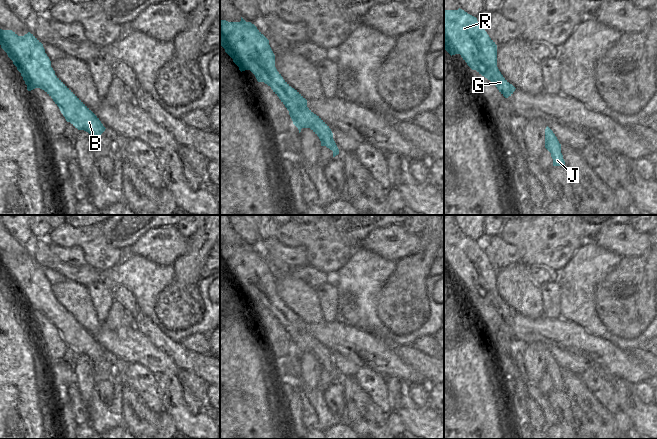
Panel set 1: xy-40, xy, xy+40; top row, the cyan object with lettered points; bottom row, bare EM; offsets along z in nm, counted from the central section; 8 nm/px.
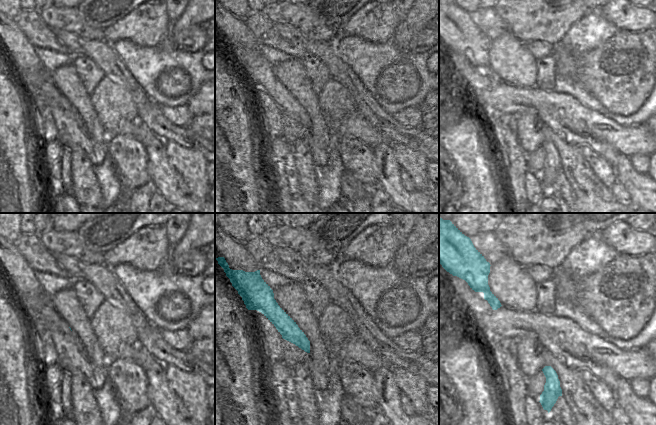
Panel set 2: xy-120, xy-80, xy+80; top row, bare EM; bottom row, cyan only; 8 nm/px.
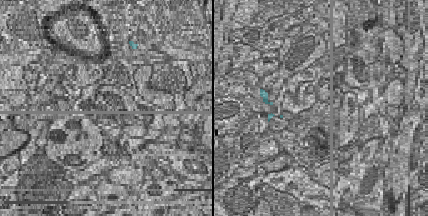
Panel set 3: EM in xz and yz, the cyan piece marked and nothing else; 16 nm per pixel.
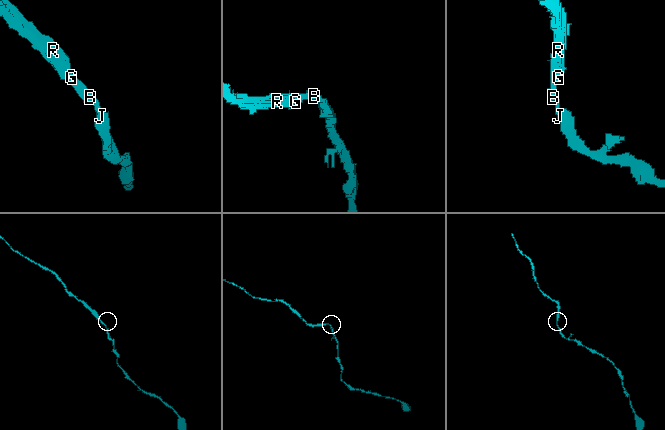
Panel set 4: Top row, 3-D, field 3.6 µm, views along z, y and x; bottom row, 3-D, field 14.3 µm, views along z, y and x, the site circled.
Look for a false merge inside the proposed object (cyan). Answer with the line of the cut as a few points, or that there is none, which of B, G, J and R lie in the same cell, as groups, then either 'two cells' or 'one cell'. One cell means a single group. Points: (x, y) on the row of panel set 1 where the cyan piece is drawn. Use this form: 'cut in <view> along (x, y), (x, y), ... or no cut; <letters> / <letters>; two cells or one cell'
no cut; B G J R; one cell

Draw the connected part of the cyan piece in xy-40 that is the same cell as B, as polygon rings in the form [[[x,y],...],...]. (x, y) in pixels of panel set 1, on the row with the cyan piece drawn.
[[[0,29],[0,45],[21,73],[28,91],[35,88],[44,90],[59,107],[66,121],[78,130],[84,130],[92,136],[100,136],[105,131],[99,118],[55,75],[43,44],[33,34],[28,32],[18,36],[12,30]]]

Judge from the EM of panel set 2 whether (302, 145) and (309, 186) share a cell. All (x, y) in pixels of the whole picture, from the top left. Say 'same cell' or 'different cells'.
same cell

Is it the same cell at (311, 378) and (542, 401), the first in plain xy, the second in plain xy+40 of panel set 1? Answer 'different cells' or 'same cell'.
different cells

